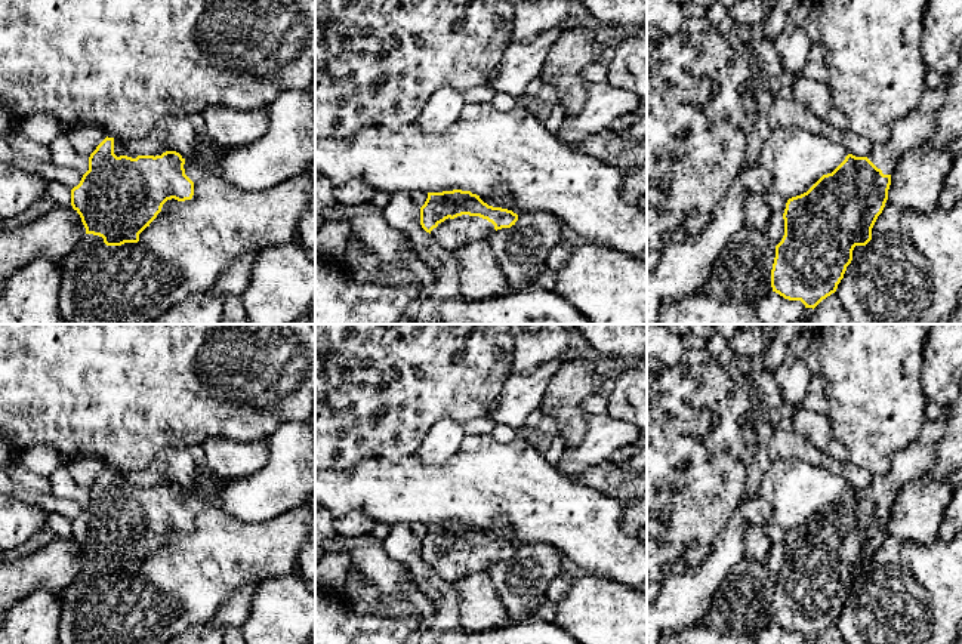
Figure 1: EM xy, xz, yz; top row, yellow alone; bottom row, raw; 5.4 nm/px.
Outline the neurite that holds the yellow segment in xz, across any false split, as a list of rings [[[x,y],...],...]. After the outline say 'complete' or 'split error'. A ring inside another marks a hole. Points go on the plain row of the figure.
[[[453,521],[428,524],[420,539],[420,557],[448,585],[460,582],[471,573],[487,571],[502,560],[518,552],[512,542],[493,539],[471,523]]] | split error

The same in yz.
[[[950,407],[937,420],[926,420],[916,440],[894,453],[888,471],[873,475],[866,489],[848,486],[807,524],[787,531],[784,567],[771,601],[773,623],[813,641],[836,623],[854,579],[872,571],[897,493],[937,465]]] | split error

